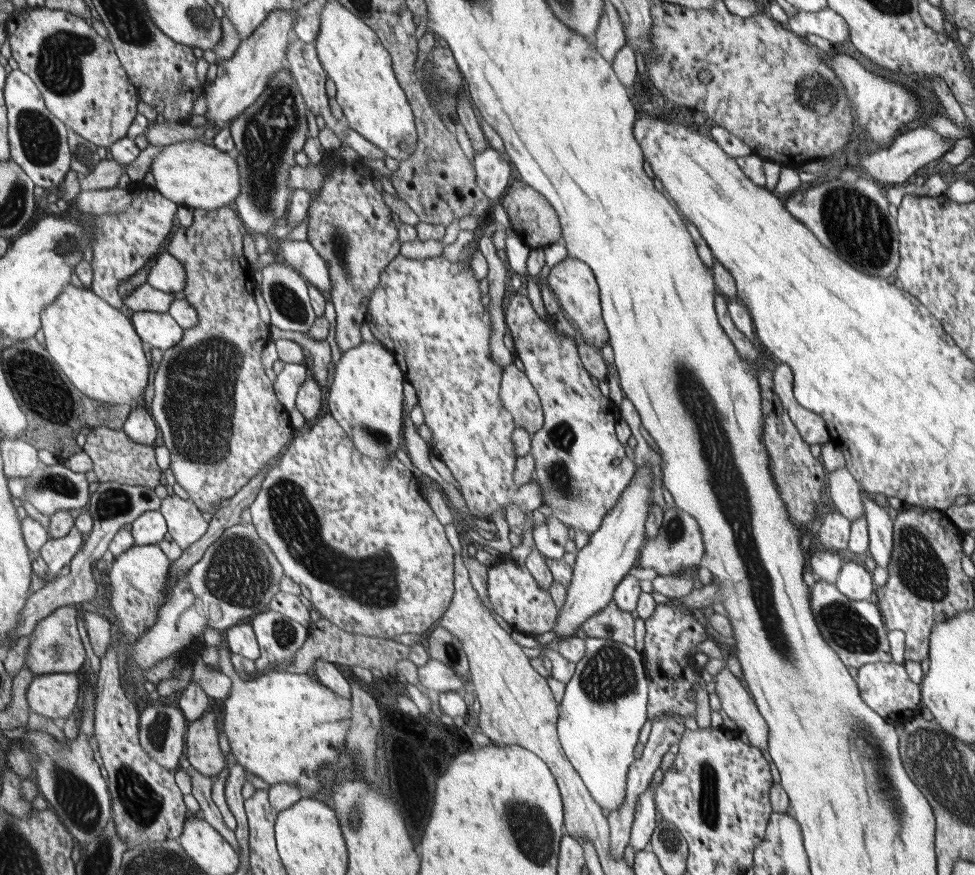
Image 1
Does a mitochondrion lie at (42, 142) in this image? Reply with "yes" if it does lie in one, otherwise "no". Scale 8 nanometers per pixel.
yes

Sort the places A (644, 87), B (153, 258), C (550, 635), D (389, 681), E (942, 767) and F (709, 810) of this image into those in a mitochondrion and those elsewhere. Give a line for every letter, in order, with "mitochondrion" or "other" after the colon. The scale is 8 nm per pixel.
A: other
B: other
C: other
D: other
E: mitochondrion
F: mitochondrion

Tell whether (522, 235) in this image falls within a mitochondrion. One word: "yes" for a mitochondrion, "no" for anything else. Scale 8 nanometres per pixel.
no

